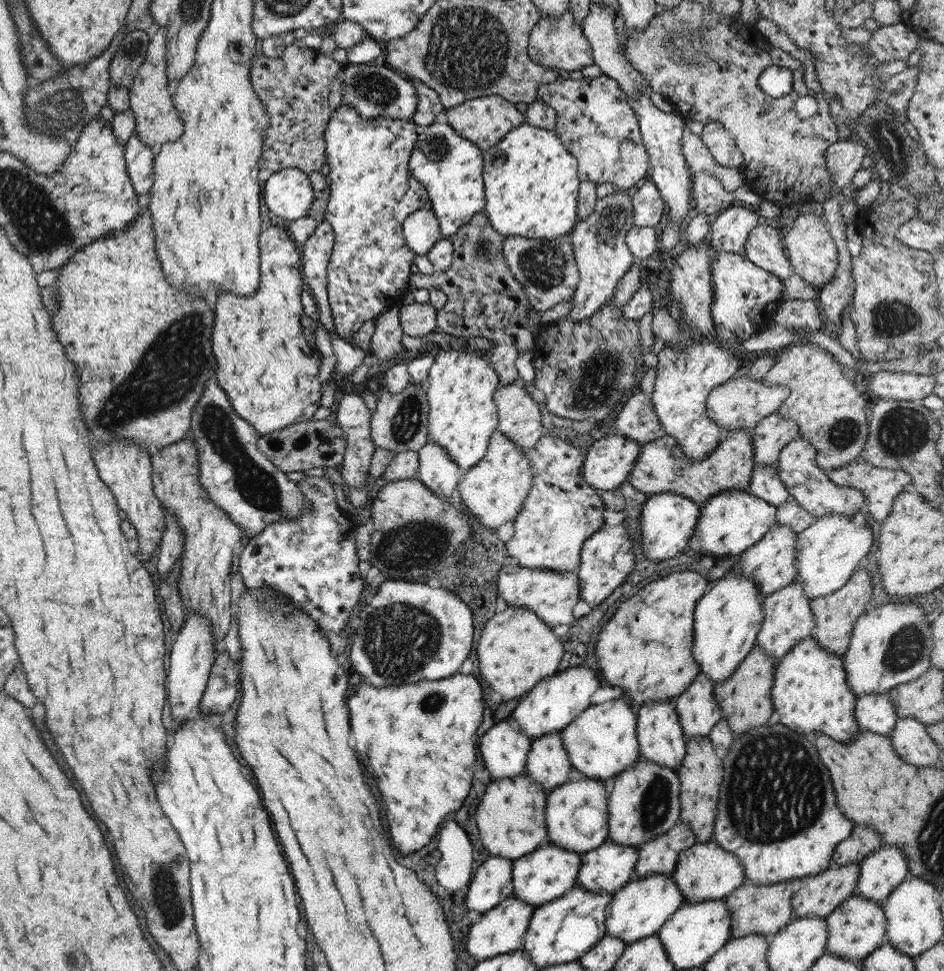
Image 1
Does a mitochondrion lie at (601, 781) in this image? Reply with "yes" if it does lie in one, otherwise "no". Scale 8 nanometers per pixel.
no

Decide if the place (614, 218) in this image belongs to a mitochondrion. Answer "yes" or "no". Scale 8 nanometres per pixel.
yes

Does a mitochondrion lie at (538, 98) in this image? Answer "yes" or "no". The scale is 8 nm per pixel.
no

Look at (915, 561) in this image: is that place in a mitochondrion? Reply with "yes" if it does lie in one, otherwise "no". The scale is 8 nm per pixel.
no

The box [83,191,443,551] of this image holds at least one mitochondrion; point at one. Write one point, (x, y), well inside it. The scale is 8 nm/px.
(173, 365)

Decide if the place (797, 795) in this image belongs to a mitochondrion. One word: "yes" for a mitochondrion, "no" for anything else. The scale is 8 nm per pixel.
yes

